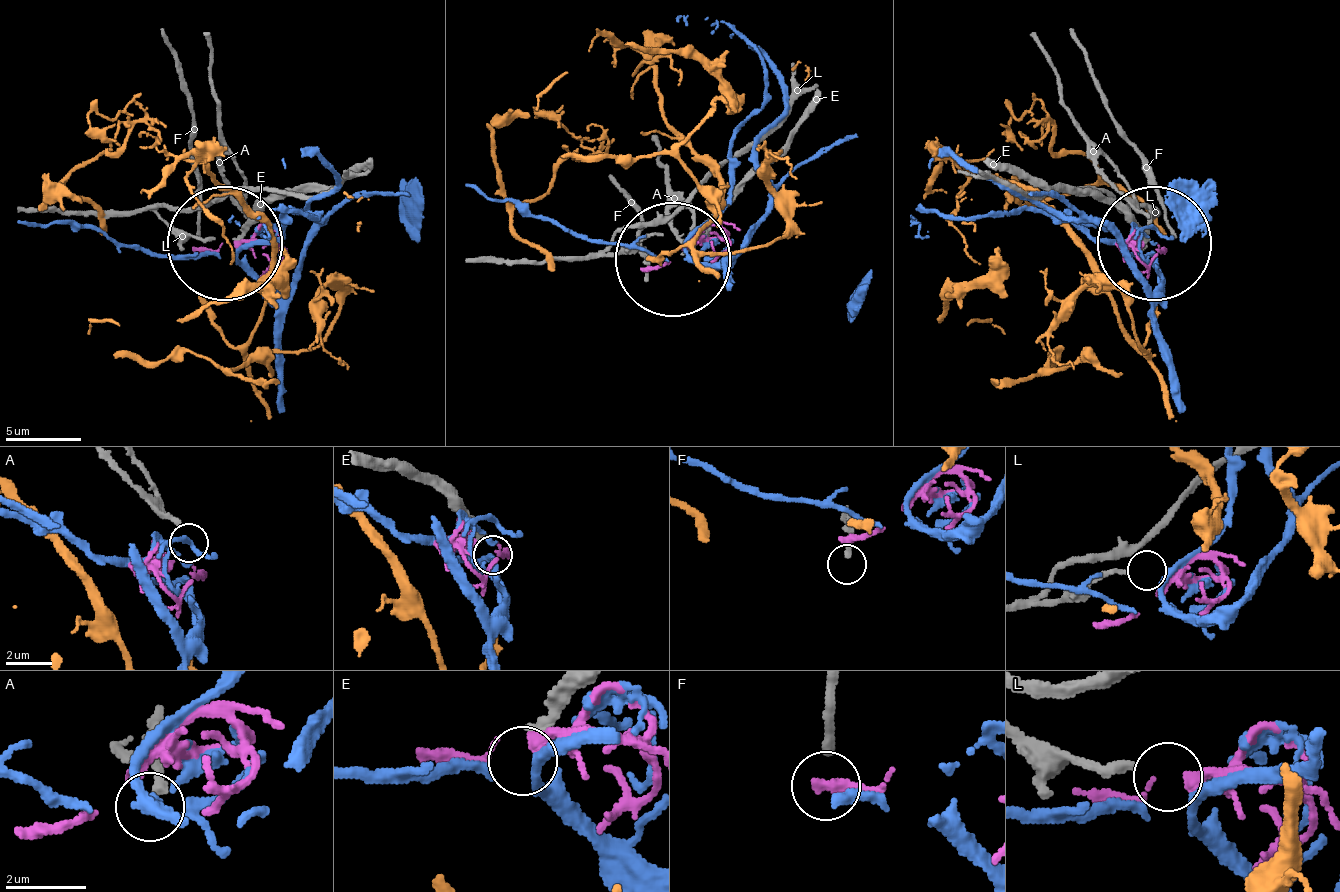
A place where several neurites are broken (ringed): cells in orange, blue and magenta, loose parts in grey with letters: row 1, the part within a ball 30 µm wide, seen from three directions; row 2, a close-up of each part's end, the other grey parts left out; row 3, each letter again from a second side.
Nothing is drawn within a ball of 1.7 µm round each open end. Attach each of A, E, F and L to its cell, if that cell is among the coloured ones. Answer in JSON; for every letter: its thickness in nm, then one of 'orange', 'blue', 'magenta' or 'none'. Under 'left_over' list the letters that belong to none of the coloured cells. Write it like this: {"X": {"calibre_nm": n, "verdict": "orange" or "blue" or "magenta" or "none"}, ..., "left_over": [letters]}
{"A": {"calibre_nm": 280, "verdict": "none"}, "E": {"calibre_nm": 240, "verdict": "none"}, "F": {"calibre_nm": 240, "verdict": "none"}, "L": {"calibre_nm": 240, "verdict": "none"}, "left_over": ["A", "E", "F", "L"]}

